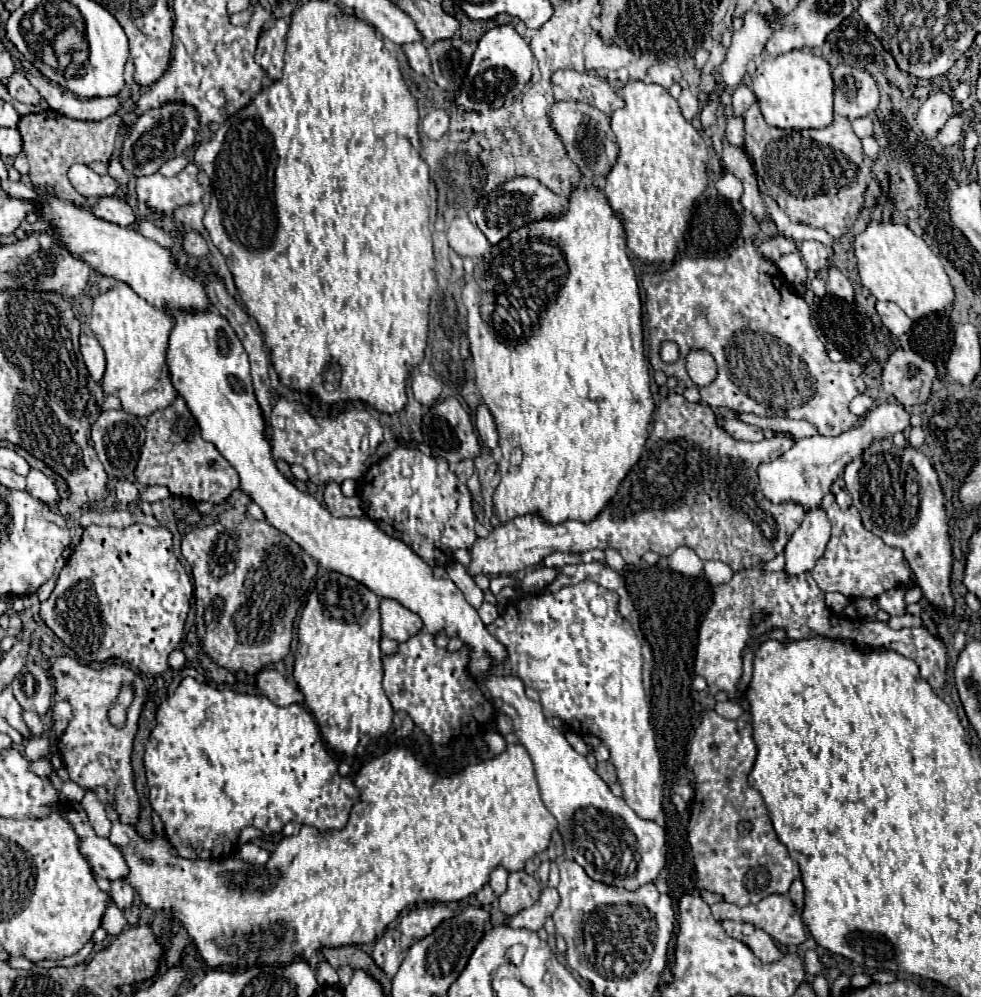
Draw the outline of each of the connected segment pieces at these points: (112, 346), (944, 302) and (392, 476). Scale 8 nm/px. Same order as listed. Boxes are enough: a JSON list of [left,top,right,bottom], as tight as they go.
[[90,283,178,417],[854,219,954,319],[358,447,476,565]]

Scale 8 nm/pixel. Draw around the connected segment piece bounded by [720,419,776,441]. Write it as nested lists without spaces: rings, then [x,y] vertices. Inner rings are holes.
[[[720,419],[720,423],[726,427],[726,431],[734,439],[742,439],[742,441],[762,441],[766,437],[774,437],[774,433],[776,433],[776,431],[762,431],[754,425],[742,423],[738,419]]]

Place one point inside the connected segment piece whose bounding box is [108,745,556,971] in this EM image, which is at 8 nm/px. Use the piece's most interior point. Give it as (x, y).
(413, 837)

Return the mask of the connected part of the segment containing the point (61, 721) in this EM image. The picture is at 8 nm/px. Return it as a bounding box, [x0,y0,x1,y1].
[52,701,72,737]

